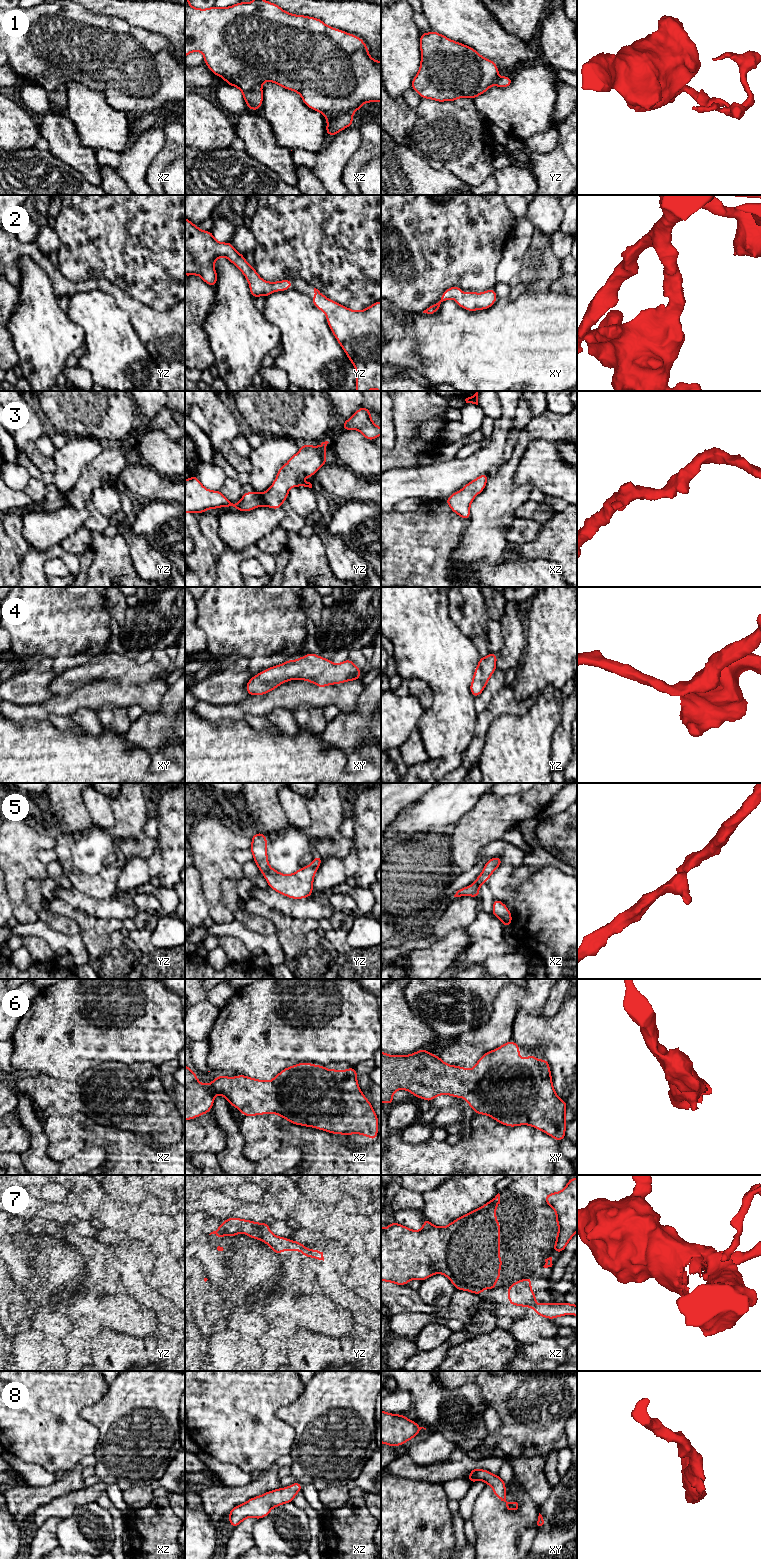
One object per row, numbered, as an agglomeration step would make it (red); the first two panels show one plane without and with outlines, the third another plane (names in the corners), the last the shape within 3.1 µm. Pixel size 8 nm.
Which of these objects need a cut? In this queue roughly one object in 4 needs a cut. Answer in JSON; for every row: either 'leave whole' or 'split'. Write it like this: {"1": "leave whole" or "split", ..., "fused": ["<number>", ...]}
{"1": "split", "2": "leave whole", "3": "leave whole", "4": "leave whole", "5": "leave whole", "6": "leave whole", "7": "split", "8": "leave whole", "fused": ["1", "7"]}

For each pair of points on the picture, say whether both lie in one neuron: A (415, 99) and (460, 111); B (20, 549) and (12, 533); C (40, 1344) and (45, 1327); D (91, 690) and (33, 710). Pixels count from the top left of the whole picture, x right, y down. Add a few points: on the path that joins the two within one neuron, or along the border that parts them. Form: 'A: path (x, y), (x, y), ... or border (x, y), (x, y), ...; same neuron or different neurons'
A: border (421, 99), (415, 109); different neurons
B: path (20, 545), (16, 537); same neuron
C: border (31, 1329), (46, 1336), (53, 1336), (61, 1342); different neurons
D: path (77, 699), (65, 705), (47, 708); same neuron

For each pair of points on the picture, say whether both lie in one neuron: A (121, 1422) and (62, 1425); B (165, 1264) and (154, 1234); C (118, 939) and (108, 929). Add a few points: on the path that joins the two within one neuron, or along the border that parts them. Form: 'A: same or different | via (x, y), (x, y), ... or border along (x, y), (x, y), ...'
A: different | border along (98, 1401), (80, 1411), (98, 1431), (96, 1447)
B: different | border along (167, 1252), (156, 1256)
C: different | border along (119, 929), (116, 929), (110, 935), (100, 953)

